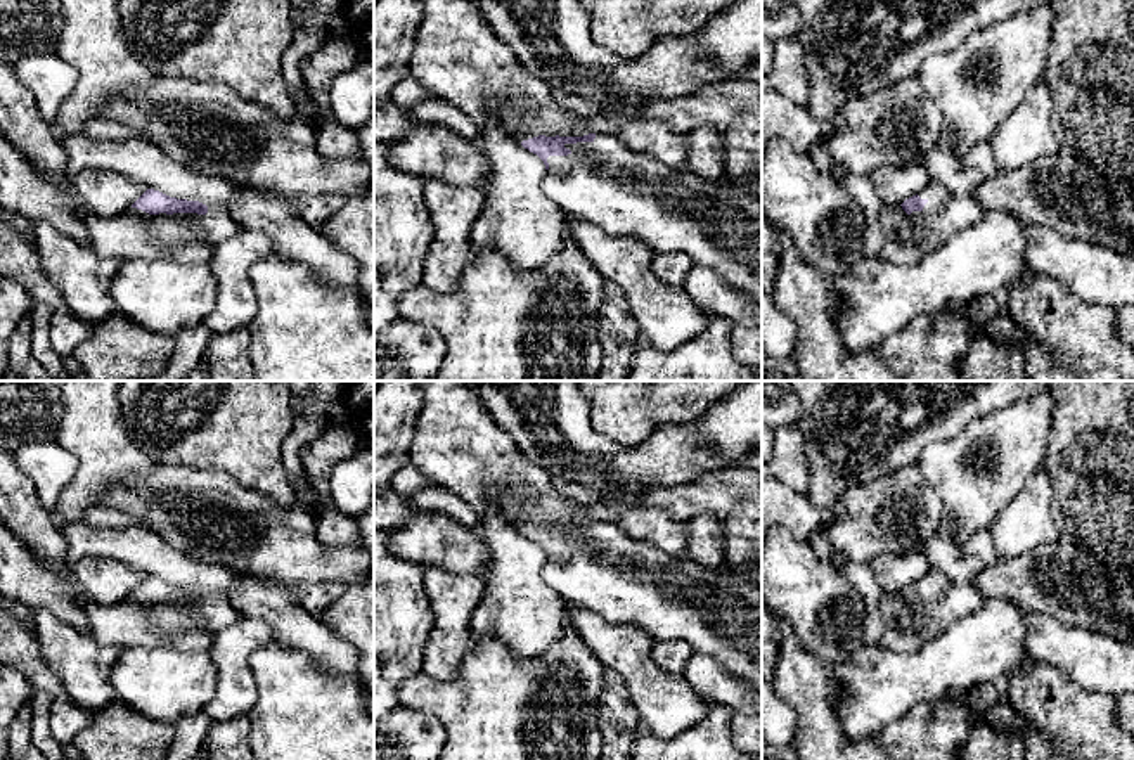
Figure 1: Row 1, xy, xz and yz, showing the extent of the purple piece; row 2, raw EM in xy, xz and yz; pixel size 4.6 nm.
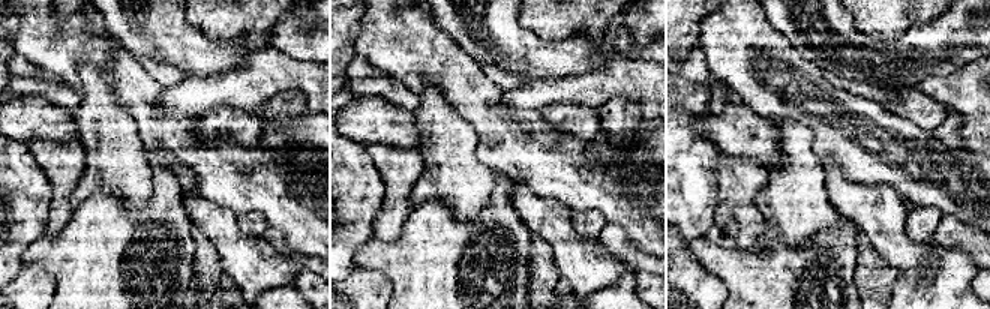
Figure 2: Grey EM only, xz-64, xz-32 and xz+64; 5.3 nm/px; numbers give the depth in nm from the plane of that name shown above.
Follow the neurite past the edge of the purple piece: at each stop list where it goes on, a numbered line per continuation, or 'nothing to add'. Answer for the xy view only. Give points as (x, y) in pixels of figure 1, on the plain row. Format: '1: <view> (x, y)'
1: xy (186, 625)

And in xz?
1: xz (670, 598)

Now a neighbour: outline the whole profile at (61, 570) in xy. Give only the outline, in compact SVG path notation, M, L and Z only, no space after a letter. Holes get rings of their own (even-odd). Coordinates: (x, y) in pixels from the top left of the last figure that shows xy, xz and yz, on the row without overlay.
M35 554L36 559L40 561L40 564L48 570L52 575L68 580L68 582L74 582L71 568L68 568L64 563L59 561L50 561L42 554Z

